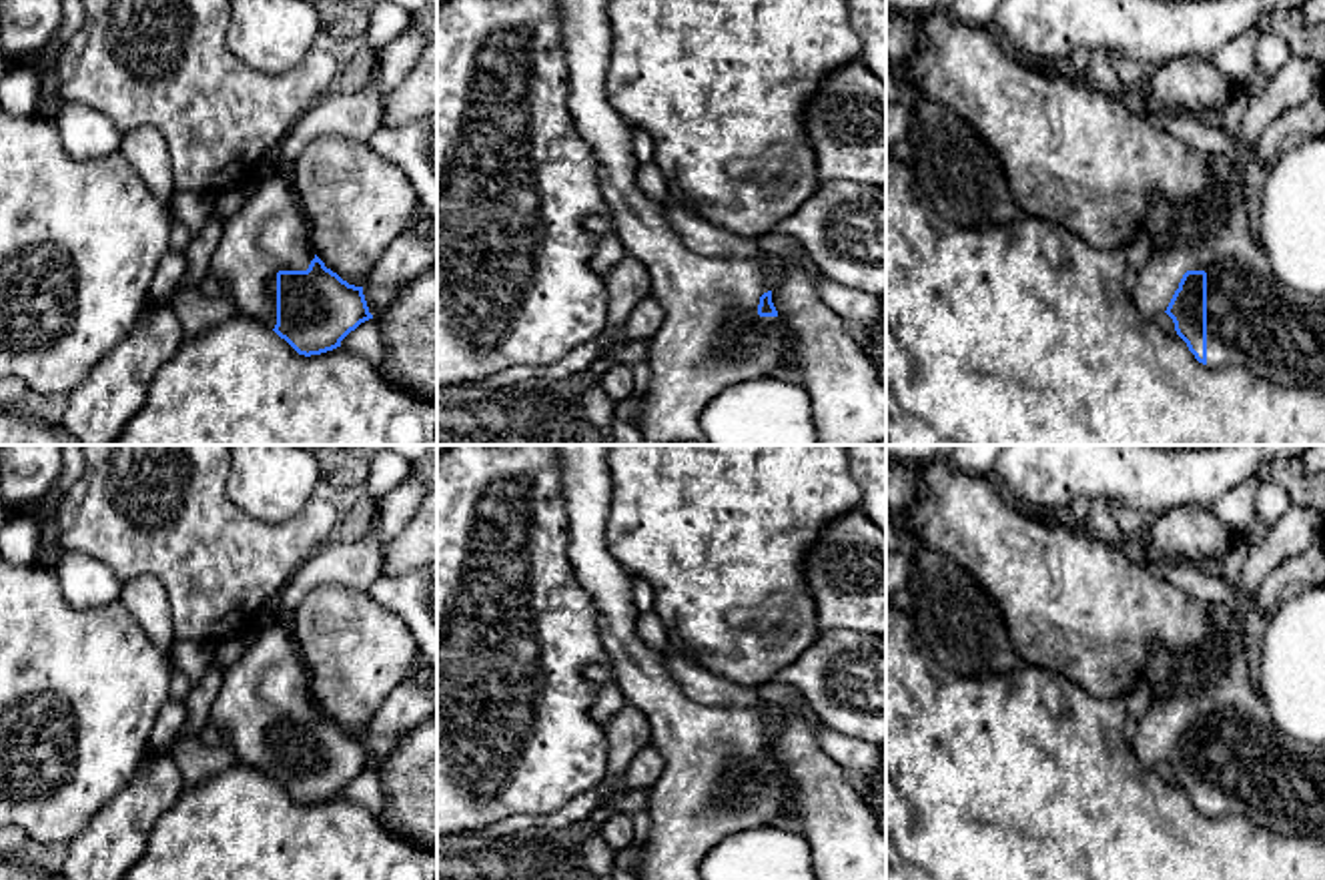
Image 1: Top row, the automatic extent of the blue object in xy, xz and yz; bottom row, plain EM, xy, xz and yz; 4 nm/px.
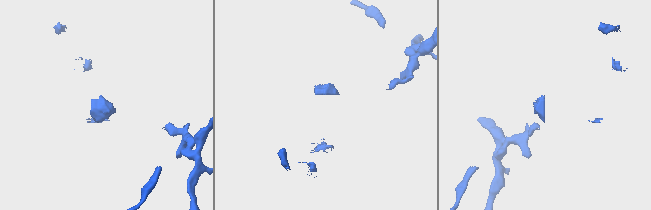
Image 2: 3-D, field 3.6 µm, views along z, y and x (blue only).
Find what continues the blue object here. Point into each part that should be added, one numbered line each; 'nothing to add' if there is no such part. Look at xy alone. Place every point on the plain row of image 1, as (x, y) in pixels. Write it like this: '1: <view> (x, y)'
1: xy (269, 682)

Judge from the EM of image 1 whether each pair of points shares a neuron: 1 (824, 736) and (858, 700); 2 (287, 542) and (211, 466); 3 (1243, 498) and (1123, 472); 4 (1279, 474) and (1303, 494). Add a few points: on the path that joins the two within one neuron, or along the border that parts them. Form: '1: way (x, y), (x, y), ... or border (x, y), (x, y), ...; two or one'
1: border (800, 694), (822, 724), (864, 742); two
2: way (259, 542), (253, 542), (211, 500), (211, 494); one
3: border (1255, 476), (1239, 482), (1211, 508); two
4: way (1285, 476), (1297, 488); one

